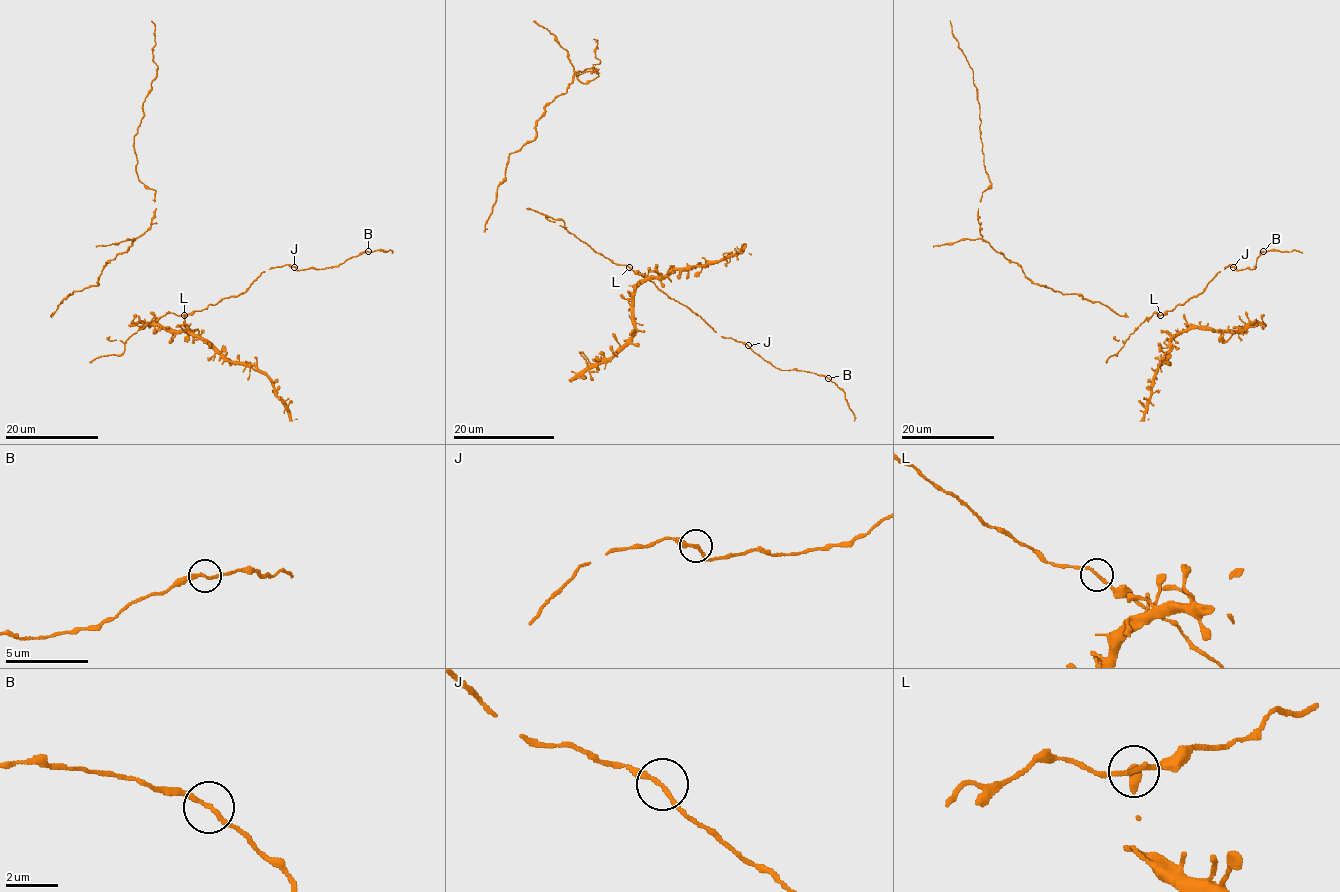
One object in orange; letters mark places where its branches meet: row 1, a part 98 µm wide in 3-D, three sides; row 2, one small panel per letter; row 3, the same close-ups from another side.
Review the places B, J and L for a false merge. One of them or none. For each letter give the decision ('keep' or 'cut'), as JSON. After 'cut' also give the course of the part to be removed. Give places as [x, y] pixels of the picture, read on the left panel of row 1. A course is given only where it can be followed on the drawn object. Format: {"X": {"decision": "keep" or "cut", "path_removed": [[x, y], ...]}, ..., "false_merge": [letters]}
{"B": {"decision": "keep"}, "J": {"decision": "keep"}, "L": {"decision": "keep"}, "false_merge": []}

